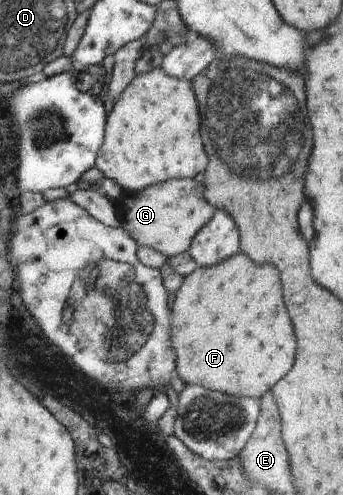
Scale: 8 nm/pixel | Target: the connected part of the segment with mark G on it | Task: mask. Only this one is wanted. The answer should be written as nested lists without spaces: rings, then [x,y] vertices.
[[[178,178],[151,185],[137,193],[126,192],[120,199],[120,227],[126,230],[131,238],[136,239],[139,247],[149,247],[164,254],[167,258],[187,252],[191,248],[196,234],[212,220],[216,208],[204,197],[204,184],[194,178]]]

